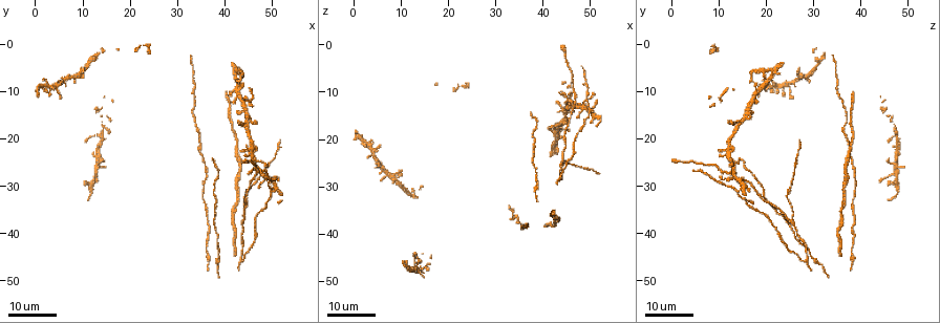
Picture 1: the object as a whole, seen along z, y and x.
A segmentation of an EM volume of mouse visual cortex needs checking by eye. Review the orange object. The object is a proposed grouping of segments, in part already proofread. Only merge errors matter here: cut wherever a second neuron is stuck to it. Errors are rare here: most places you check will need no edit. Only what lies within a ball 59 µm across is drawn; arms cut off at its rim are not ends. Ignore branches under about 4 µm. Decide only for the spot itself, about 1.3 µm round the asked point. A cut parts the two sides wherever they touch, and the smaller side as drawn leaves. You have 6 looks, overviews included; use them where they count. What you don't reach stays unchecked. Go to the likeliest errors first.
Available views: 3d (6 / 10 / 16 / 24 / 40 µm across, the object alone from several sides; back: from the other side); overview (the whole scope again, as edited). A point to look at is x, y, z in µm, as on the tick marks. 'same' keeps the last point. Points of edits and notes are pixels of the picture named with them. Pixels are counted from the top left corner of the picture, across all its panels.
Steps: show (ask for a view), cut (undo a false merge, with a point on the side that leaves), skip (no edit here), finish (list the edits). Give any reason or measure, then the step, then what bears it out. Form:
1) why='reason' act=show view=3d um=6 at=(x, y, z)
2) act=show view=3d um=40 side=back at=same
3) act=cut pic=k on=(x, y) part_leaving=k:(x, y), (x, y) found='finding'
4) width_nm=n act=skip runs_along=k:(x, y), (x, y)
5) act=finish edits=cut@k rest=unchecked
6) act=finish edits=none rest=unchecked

why='side arm on a straight run' act=show view=3d um=16 at=(44.0, 37.5, 25.0)

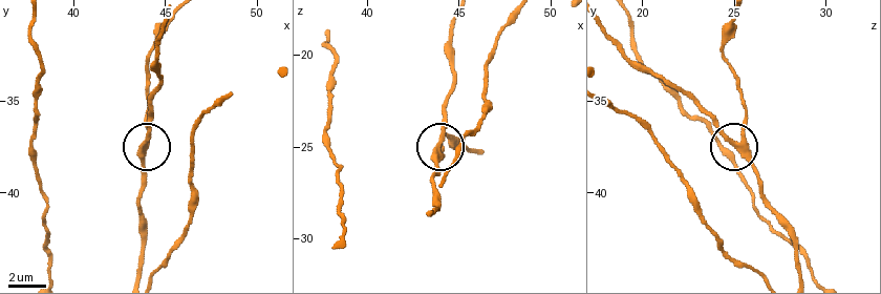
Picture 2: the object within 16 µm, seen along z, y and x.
act=show view=3d um=10 at=(43.8, 37.3, 25.4)

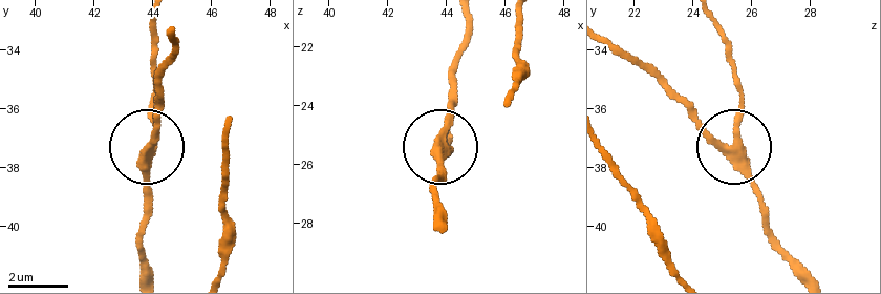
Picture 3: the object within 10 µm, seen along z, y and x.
width_nm=310 act=skip found='all the same neuron'

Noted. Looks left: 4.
why='branch point' act=show view=3d um=24 at=(45.0, 16.0, 14.0)

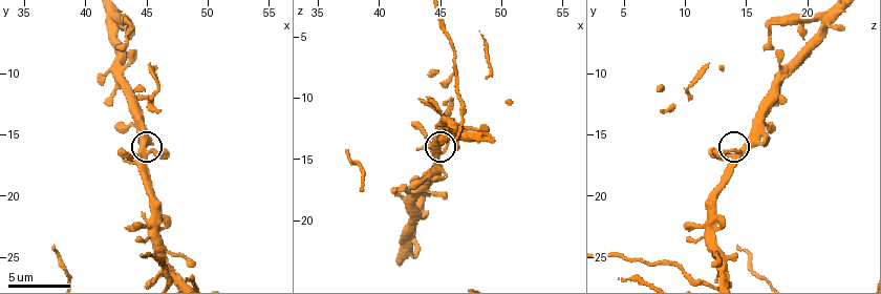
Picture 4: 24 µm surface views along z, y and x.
why='closer look' act=show view=3d um=10 at=(44.8, 16.4, 14.6)

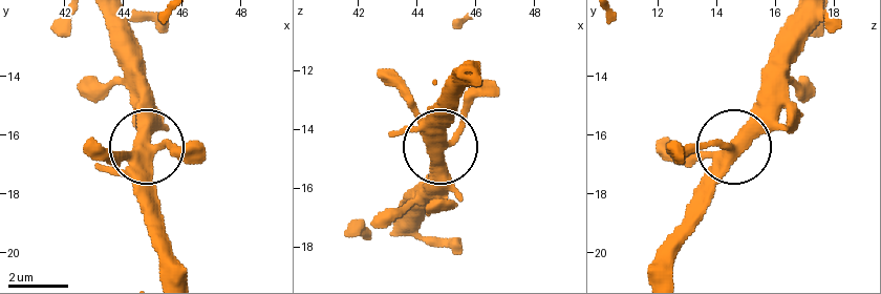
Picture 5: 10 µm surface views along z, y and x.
arms=3 act=skip runs_along=5:(669, 274), (682, 229), (732, 148), (672, 146) found='continuous, no second neuron'

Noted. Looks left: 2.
act=show view=3d um=10 at=(42.0, 10.0, 18.2)

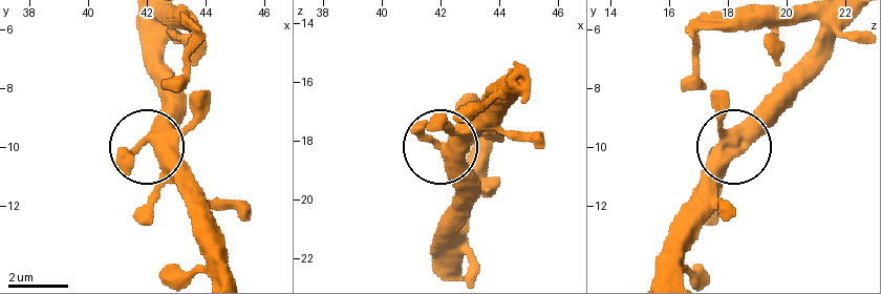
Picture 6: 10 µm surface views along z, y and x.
why='from behind' act=show view=3d um=10 side=back at=(42.0, 9.8, 18.2)

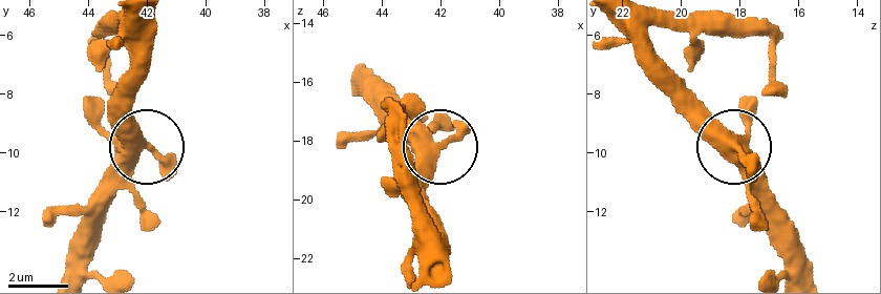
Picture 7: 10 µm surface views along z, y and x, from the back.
width_nm=410 act=skip found='continuous, no second neuron'

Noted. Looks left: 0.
act=finish edits=none rest=unchecked

